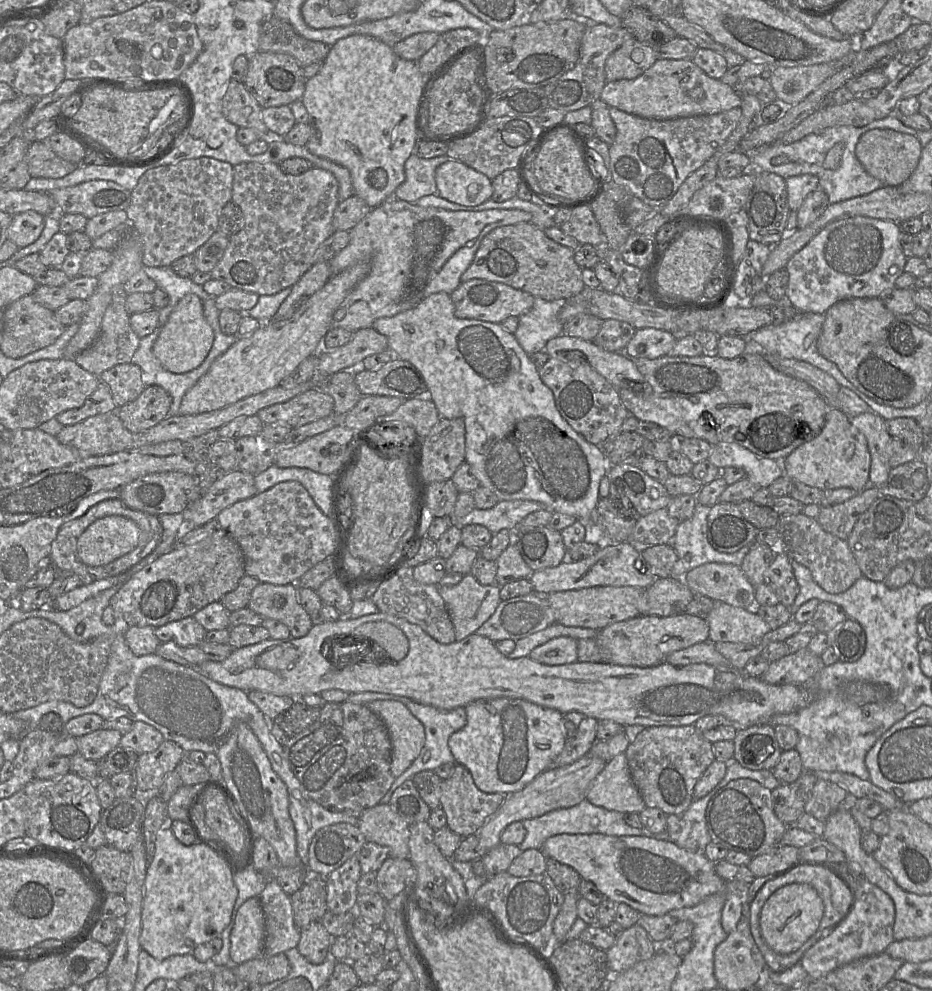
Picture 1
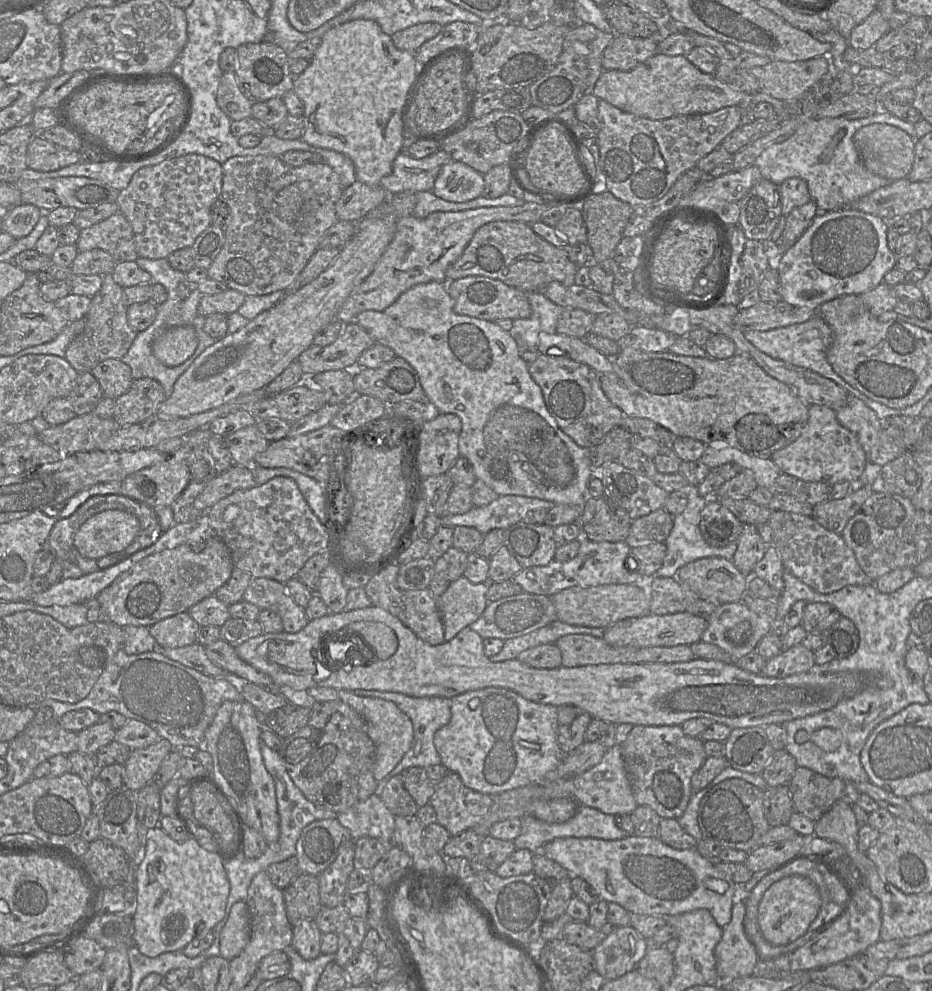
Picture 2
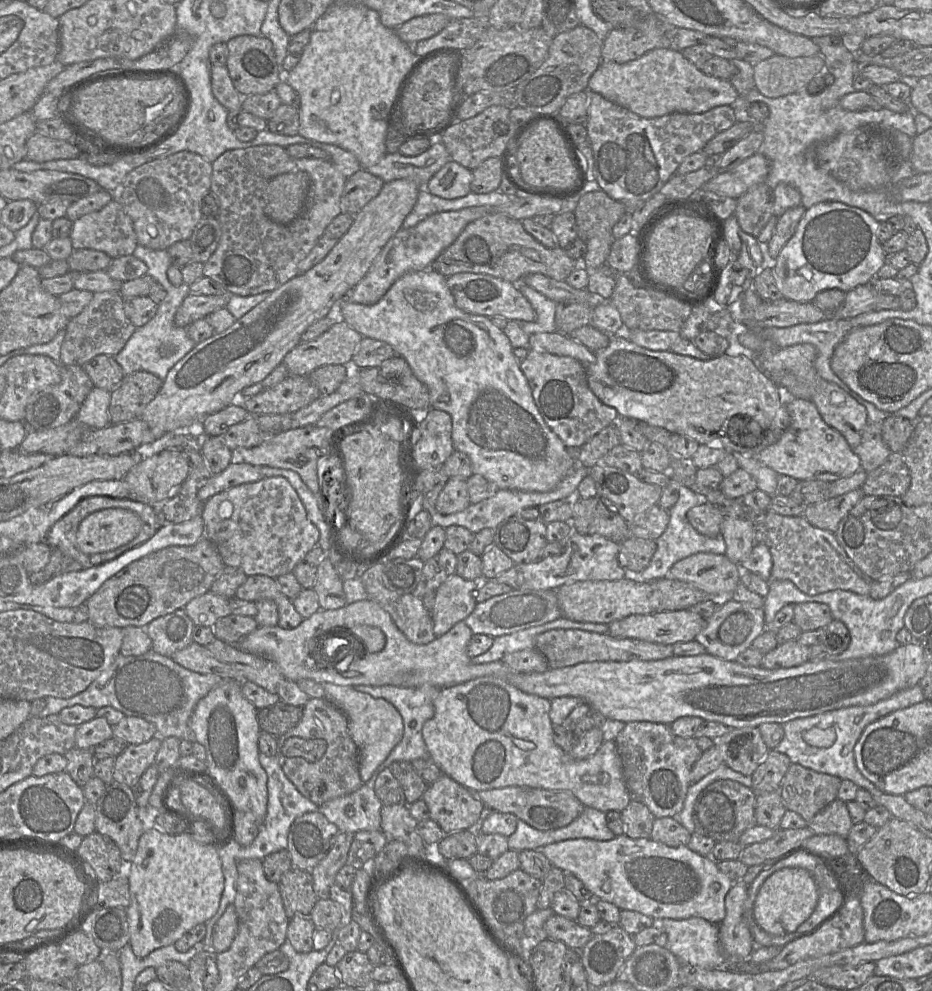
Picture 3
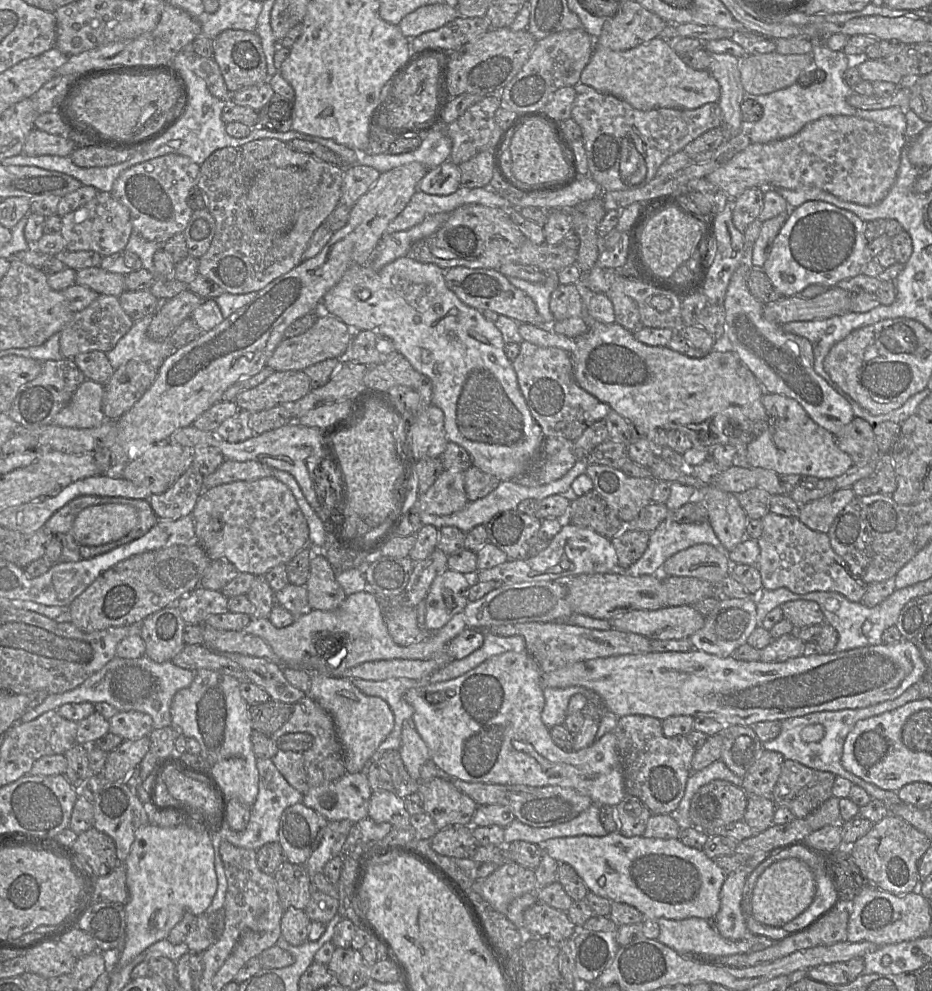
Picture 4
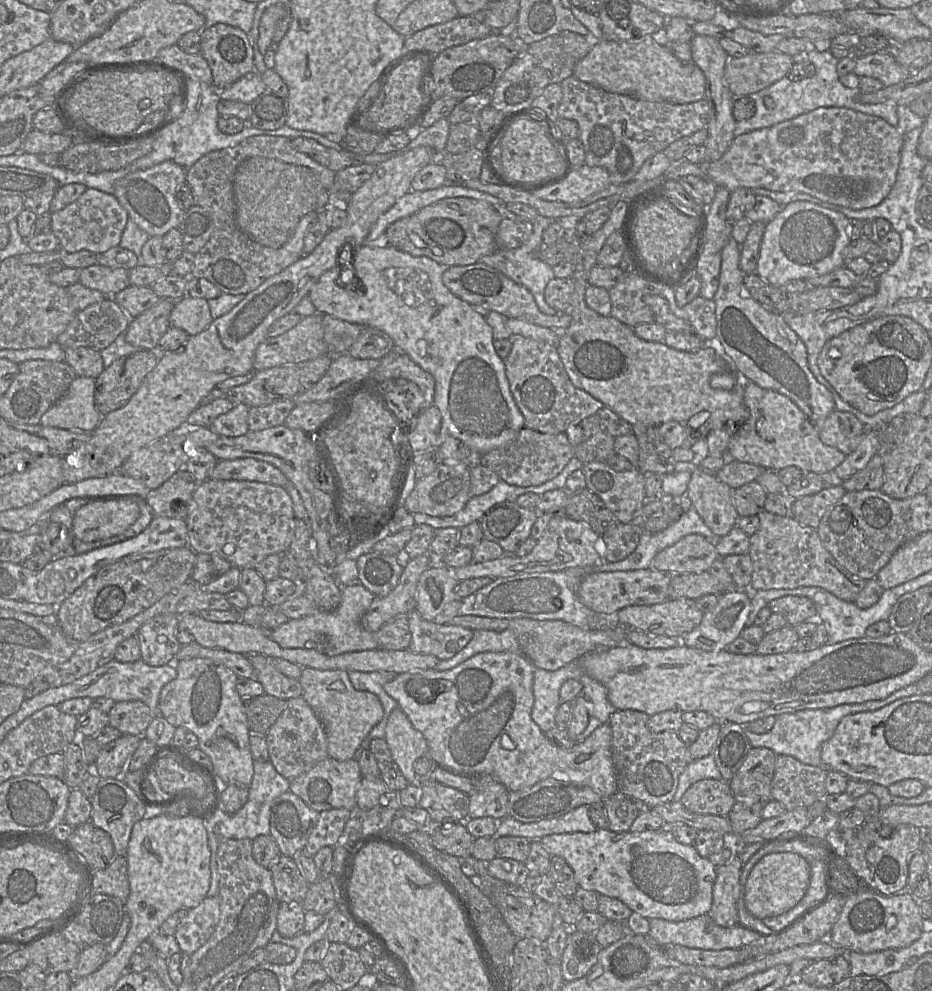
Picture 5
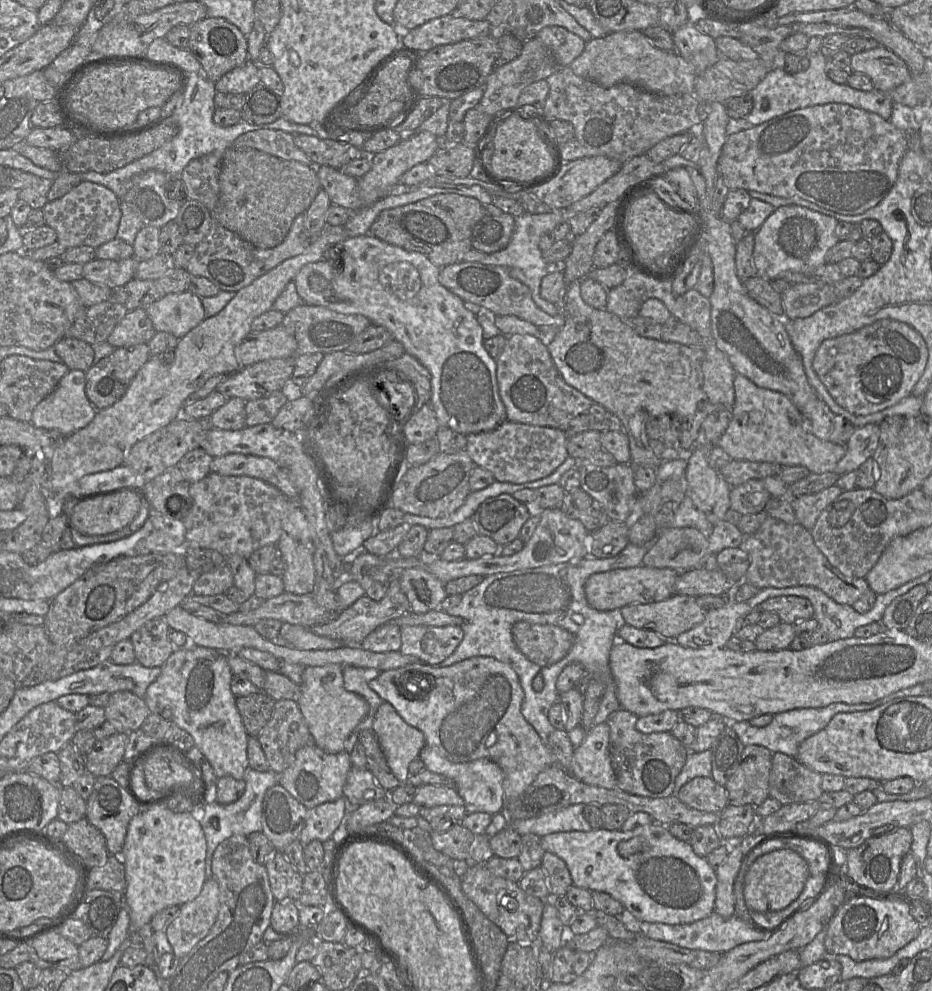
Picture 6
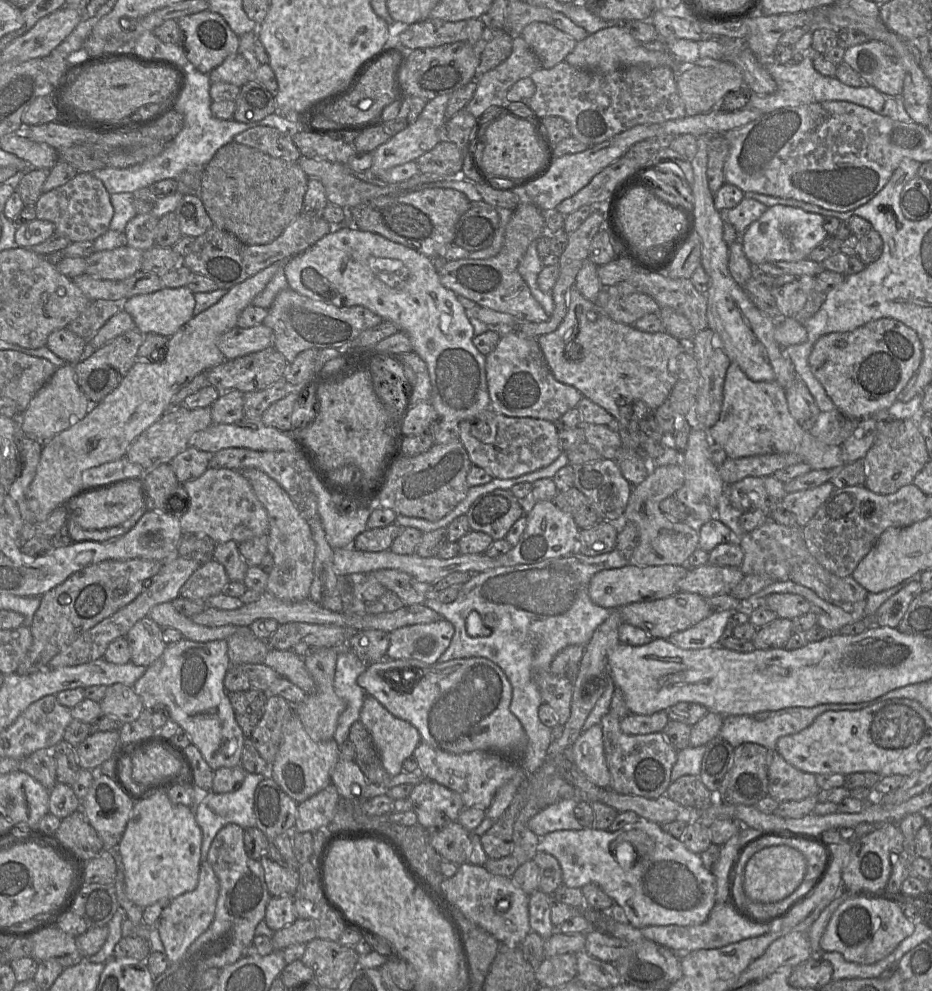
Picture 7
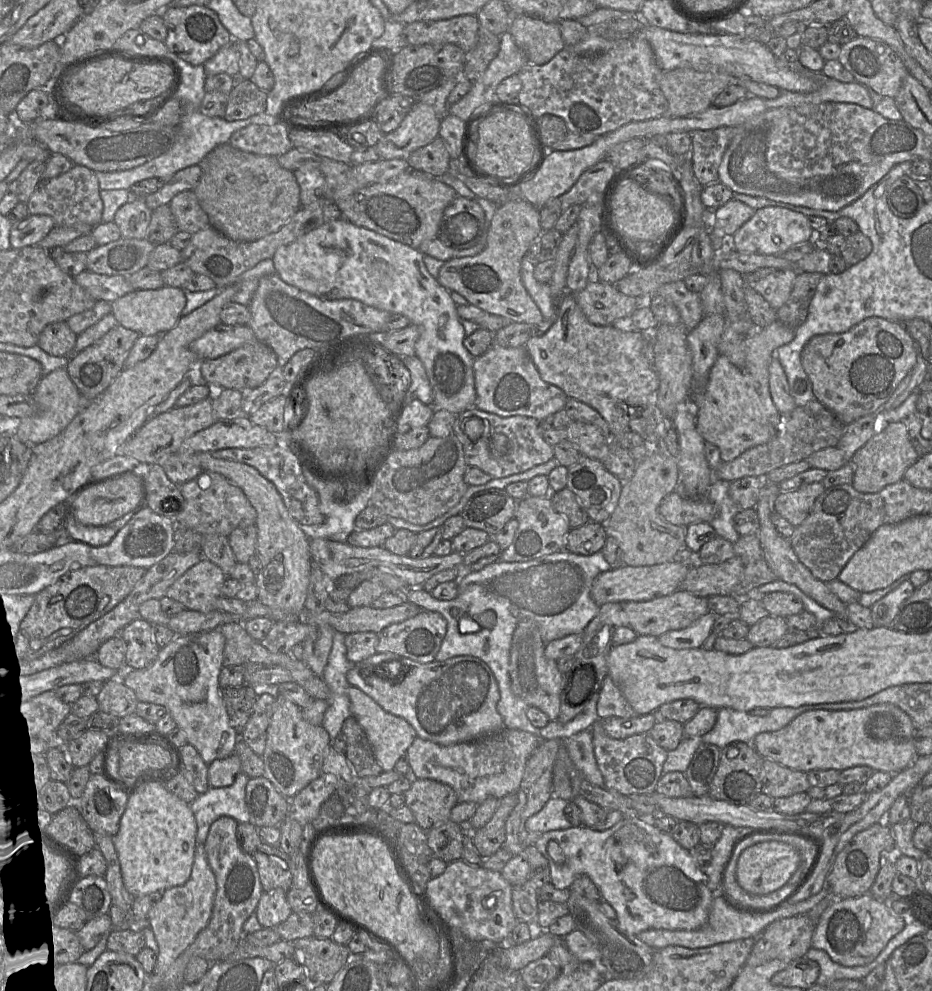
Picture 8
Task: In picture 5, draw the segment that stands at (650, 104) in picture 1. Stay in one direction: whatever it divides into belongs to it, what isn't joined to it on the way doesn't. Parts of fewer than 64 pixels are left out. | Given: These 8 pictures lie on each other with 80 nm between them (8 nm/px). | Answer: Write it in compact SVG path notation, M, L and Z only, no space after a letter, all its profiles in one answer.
M646 35L627 41L600 40L591 47L589 53L580 59L574 67L573 75L588 84L606 92L628 95L652 102L685 104L705 99L706 77L694 63L685 63L675 57L667 48L662 47L652 35Z

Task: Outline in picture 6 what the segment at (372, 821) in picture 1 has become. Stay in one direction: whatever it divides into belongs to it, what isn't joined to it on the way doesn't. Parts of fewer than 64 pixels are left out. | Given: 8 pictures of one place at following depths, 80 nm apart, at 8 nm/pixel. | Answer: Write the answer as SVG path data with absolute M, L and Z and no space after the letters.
M317 745L299 749L292 763L278 775L278 783L308 809L343 797L343 787L352 768L349 753L327 753Z

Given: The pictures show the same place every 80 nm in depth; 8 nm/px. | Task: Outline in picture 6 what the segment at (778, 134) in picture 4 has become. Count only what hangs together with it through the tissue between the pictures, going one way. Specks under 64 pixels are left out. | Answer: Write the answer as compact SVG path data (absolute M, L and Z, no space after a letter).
M819 51L817 53L808 53L806 56L810 62L806 70L788 73L783 68L775 67L754 89L749 91L748 95L753 100L751 112L745 118L731 118L727 127L727 134L749 129L796 109L828 103L848 104L855 108L876 113L882 118L890 120L893 101L889 97L888 92L882 92L875 88L871 91L862 91L847 84L838 84L831 80L826 73L826 65L829 59L825 55Z

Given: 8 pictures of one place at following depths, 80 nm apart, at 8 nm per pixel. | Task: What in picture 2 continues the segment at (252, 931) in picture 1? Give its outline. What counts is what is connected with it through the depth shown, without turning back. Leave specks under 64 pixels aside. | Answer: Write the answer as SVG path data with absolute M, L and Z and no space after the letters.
M245 901L232 905L219 936L220 956L230 961L244 950L250 937L250 912Z

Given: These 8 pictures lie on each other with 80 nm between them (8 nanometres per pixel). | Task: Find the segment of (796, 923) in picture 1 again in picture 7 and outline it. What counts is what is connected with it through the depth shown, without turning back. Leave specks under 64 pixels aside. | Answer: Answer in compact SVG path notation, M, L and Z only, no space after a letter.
M772 846L755 853L747 862L743 880L743 895L750 904L775 903L791 895L806 874L803 856L788 846Z

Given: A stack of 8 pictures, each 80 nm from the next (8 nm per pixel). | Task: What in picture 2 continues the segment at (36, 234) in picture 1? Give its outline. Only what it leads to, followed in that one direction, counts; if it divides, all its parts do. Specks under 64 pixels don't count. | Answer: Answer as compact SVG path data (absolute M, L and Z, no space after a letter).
M21 203L9 208L2 221L2 229L15 239L25 237L31 233L42 214L44 212L39 207Z

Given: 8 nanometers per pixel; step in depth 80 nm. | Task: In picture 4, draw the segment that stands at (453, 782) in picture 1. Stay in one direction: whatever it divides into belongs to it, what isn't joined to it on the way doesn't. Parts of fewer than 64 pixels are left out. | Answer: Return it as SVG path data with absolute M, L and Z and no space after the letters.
M446 776L420 781L418 792L424 811L432 817L438 830L455 825L471 825L478 804L458 790Z

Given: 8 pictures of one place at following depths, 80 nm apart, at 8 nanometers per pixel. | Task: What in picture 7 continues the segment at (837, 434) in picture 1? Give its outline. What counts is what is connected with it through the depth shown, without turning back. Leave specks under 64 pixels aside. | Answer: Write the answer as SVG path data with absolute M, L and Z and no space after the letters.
M730 364L727 369L720 416L707 433L710 440L720 445L730 459L793 453L809 464L812 470L830 470L844 465L841 446L816 440L793 418L783 387L773 381L752 381L736 364Z

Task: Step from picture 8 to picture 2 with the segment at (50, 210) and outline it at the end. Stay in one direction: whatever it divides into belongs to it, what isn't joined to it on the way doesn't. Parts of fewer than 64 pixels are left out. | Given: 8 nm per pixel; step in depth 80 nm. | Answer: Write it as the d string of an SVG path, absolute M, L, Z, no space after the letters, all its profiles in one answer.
M120 211L81 229L76 247L79 252L102 249L110 253L116 262L136 261L138 258L132 227Z

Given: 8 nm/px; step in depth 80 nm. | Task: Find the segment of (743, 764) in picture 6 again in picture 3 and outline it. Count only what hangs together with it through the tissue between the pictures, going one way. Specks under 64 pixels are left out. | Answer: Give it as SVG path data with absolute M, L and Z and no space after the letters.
M775 749L770 750L762 763L751 775L751 788L756 793L768 793L778 790L791 763L787 755Z

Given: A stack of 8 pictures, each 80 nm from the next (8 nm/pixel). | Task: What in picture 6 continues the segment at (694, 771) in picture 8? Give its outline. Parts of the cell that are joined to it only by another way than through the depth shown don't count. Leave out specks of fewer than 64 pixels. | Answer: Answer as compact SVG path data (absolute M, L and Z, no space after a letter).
M730 723L712 745L711 778L719 785L725 787L731 775L740 764L745 745L731 728Z

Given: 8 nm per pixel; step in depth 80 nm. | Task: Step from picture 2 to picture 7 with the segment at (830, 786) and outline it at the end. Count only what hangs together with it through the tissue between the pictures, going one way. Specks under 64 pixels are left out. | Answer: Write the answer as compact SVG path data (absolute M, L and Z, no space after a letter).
M769 751L768 795L775 801L803 800L820 790L814 774L798 770L776 751Z

